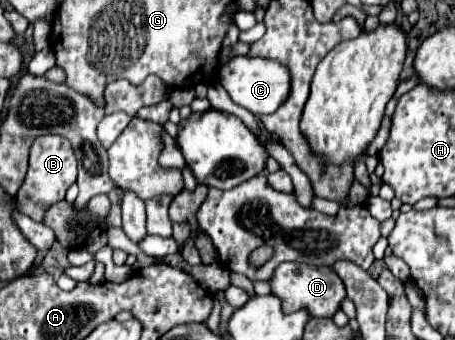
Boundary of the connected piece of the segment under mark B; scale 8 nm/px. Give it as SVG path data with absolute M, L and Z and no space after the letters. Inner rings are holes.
M40 136L30 146L30 168L24 178L24 184L20 186L16 200L20 204L20 212L28 214L32 220L40 222L44 210L62 200L66 190L76 182L76 158L72 152L72 146L62 136Z

